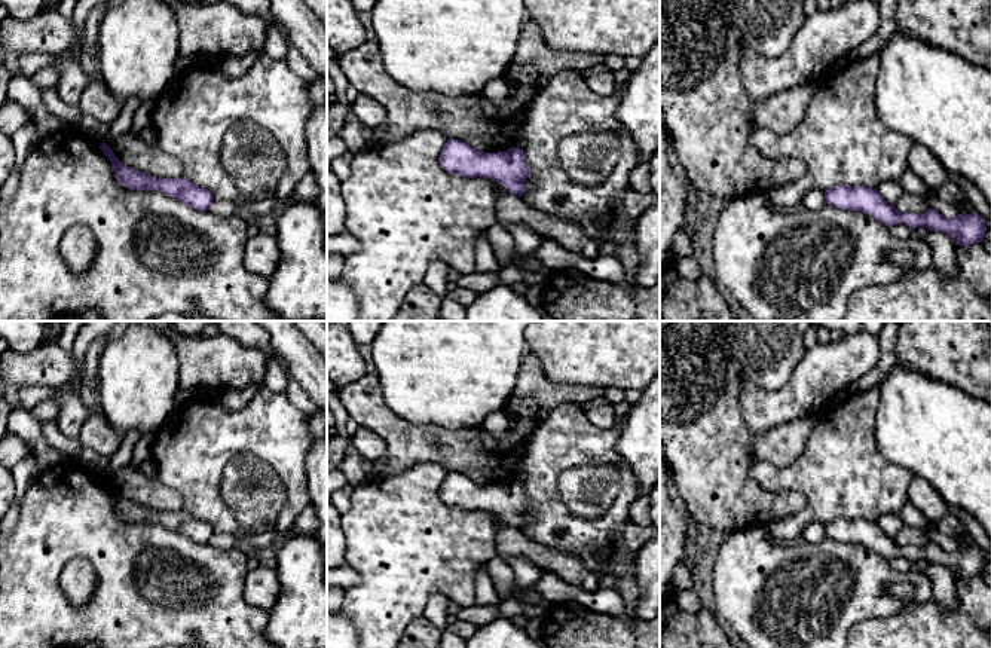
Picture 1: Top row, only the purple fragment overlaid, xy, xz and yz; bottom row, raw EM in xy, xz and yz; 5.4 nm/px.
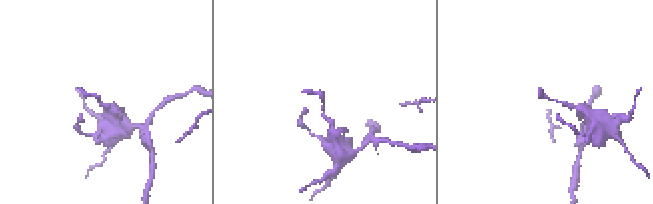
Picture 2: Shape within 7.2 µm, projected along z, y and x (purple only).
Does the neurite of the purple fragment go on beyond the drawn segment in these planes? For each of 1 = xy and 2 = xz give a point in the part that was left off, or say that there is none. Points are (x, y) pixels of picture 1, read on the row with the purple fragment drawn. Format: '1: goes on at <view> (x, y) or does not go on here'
1: does not go on here
2: does not go on here

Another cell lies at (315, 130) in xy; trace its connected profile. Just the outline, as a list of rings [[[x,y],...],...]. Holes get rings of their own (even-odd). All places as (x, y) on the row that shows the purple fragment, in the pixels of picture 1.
[[[318,76],[308,83],[312,103],[306,123],[308,161],[318,184],[316,207],[327,229],[327,79]]]

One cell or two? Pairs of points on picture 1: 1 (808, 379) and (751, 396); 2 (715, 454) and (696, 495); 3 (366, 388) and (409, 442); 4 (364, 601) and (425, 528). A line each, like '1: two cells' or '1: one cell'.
1: one cell
2: one cell
3: one cell
4: one cell

